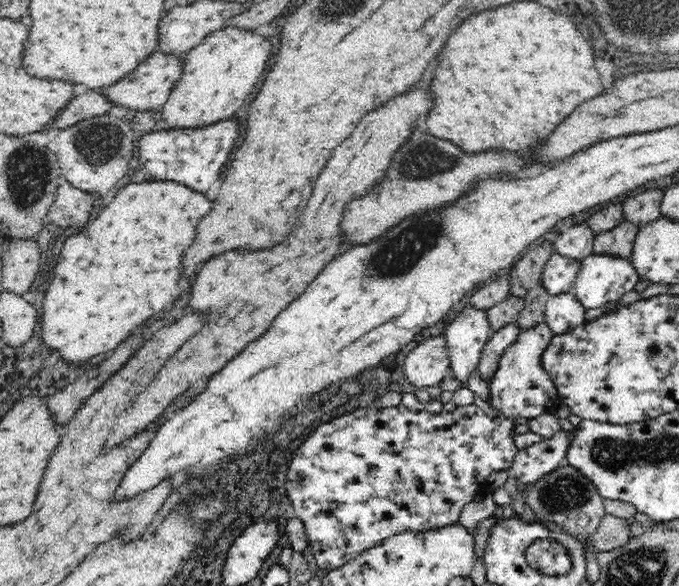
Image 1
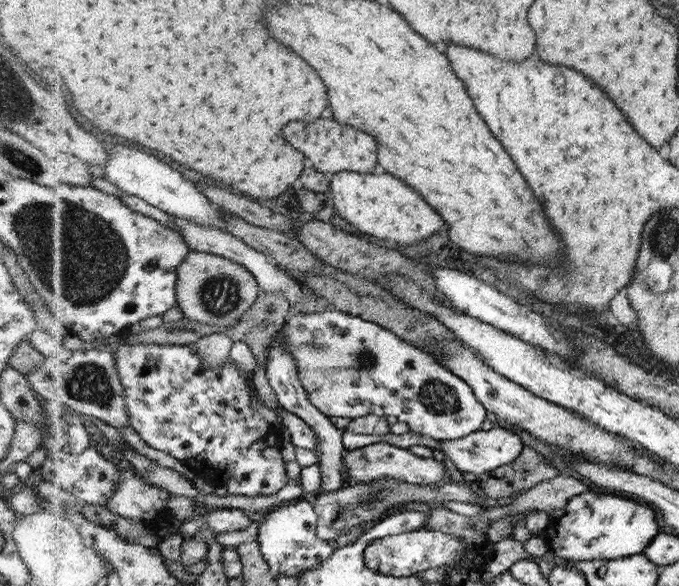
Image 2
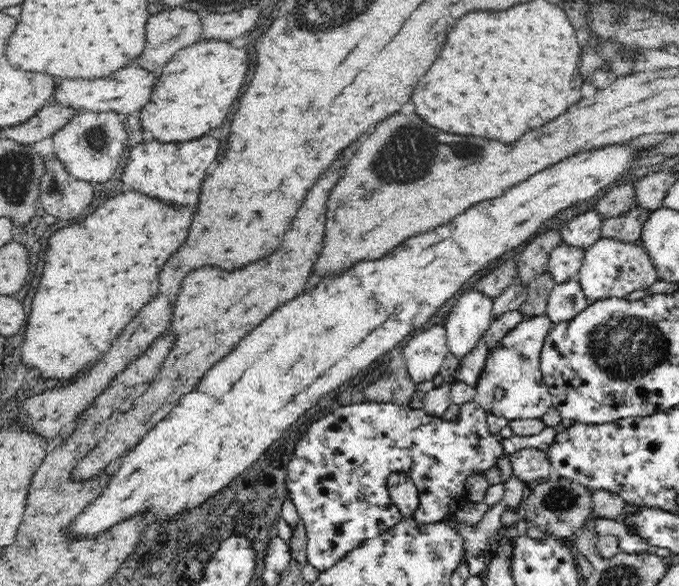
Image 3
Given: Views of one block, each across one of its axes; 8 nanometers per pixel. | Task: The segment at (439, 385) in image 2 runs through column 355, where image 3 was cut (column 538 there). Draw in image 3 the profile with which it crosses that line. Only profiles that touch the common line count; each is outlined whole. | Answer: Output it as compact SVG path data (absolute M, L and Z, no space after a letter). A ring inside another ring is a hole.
M546 314L525 318L510 329L499 344L489 350L480 380L474 386L472 401L489 414L509 421L542 418L553 407L551 394L540 371L541 350L553 325Z

